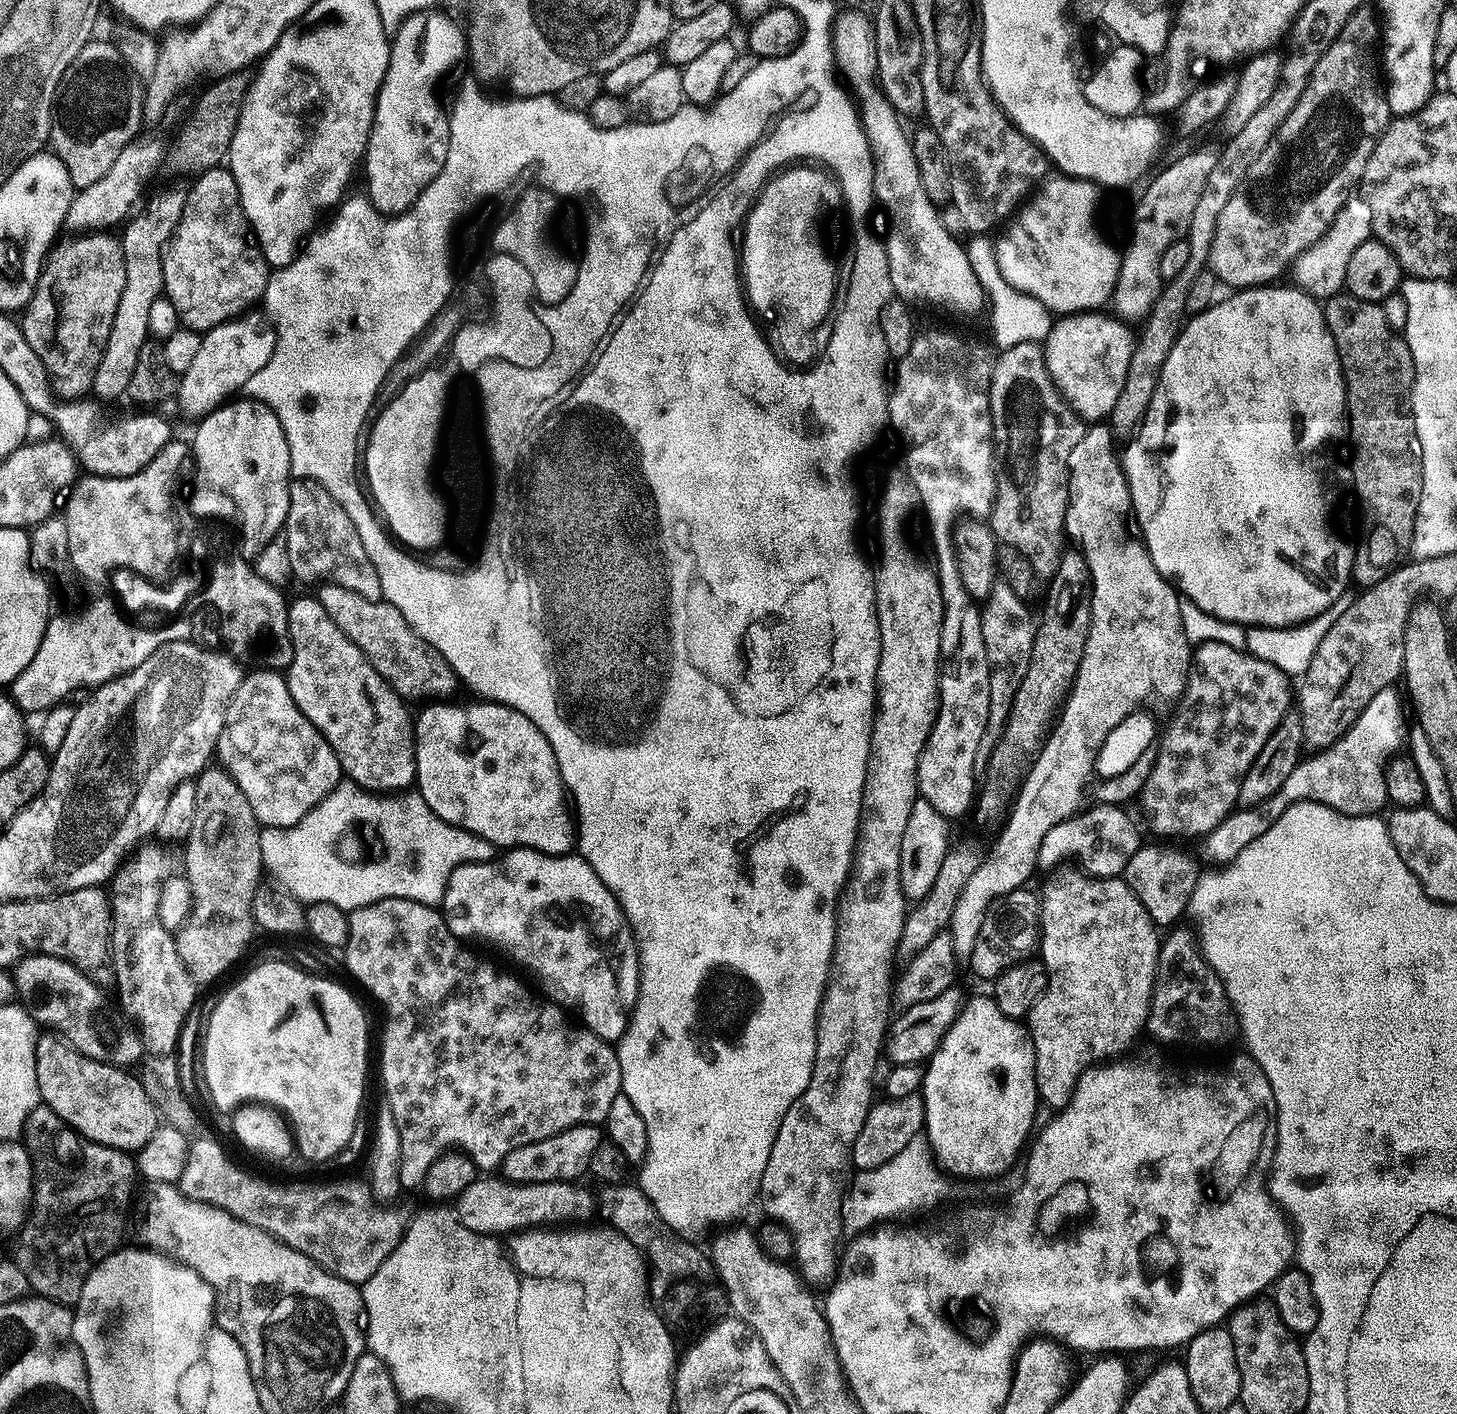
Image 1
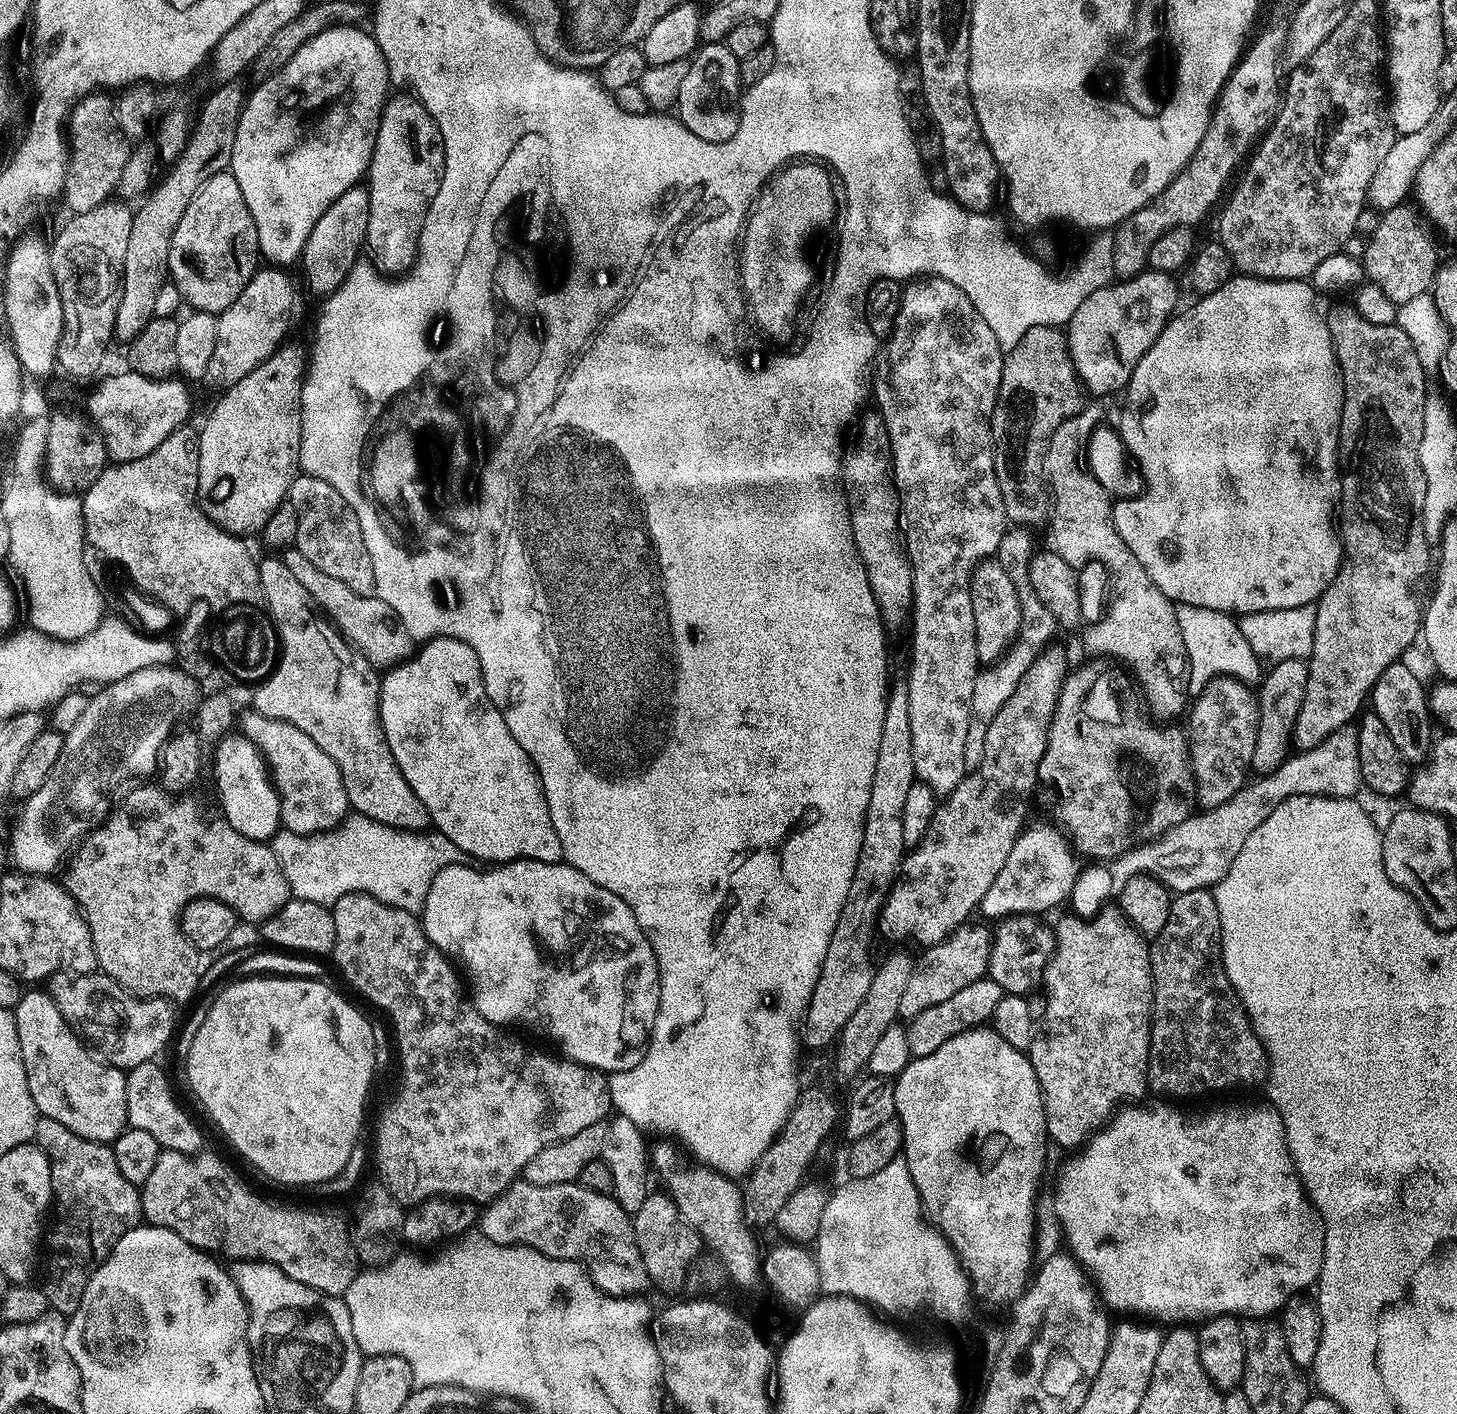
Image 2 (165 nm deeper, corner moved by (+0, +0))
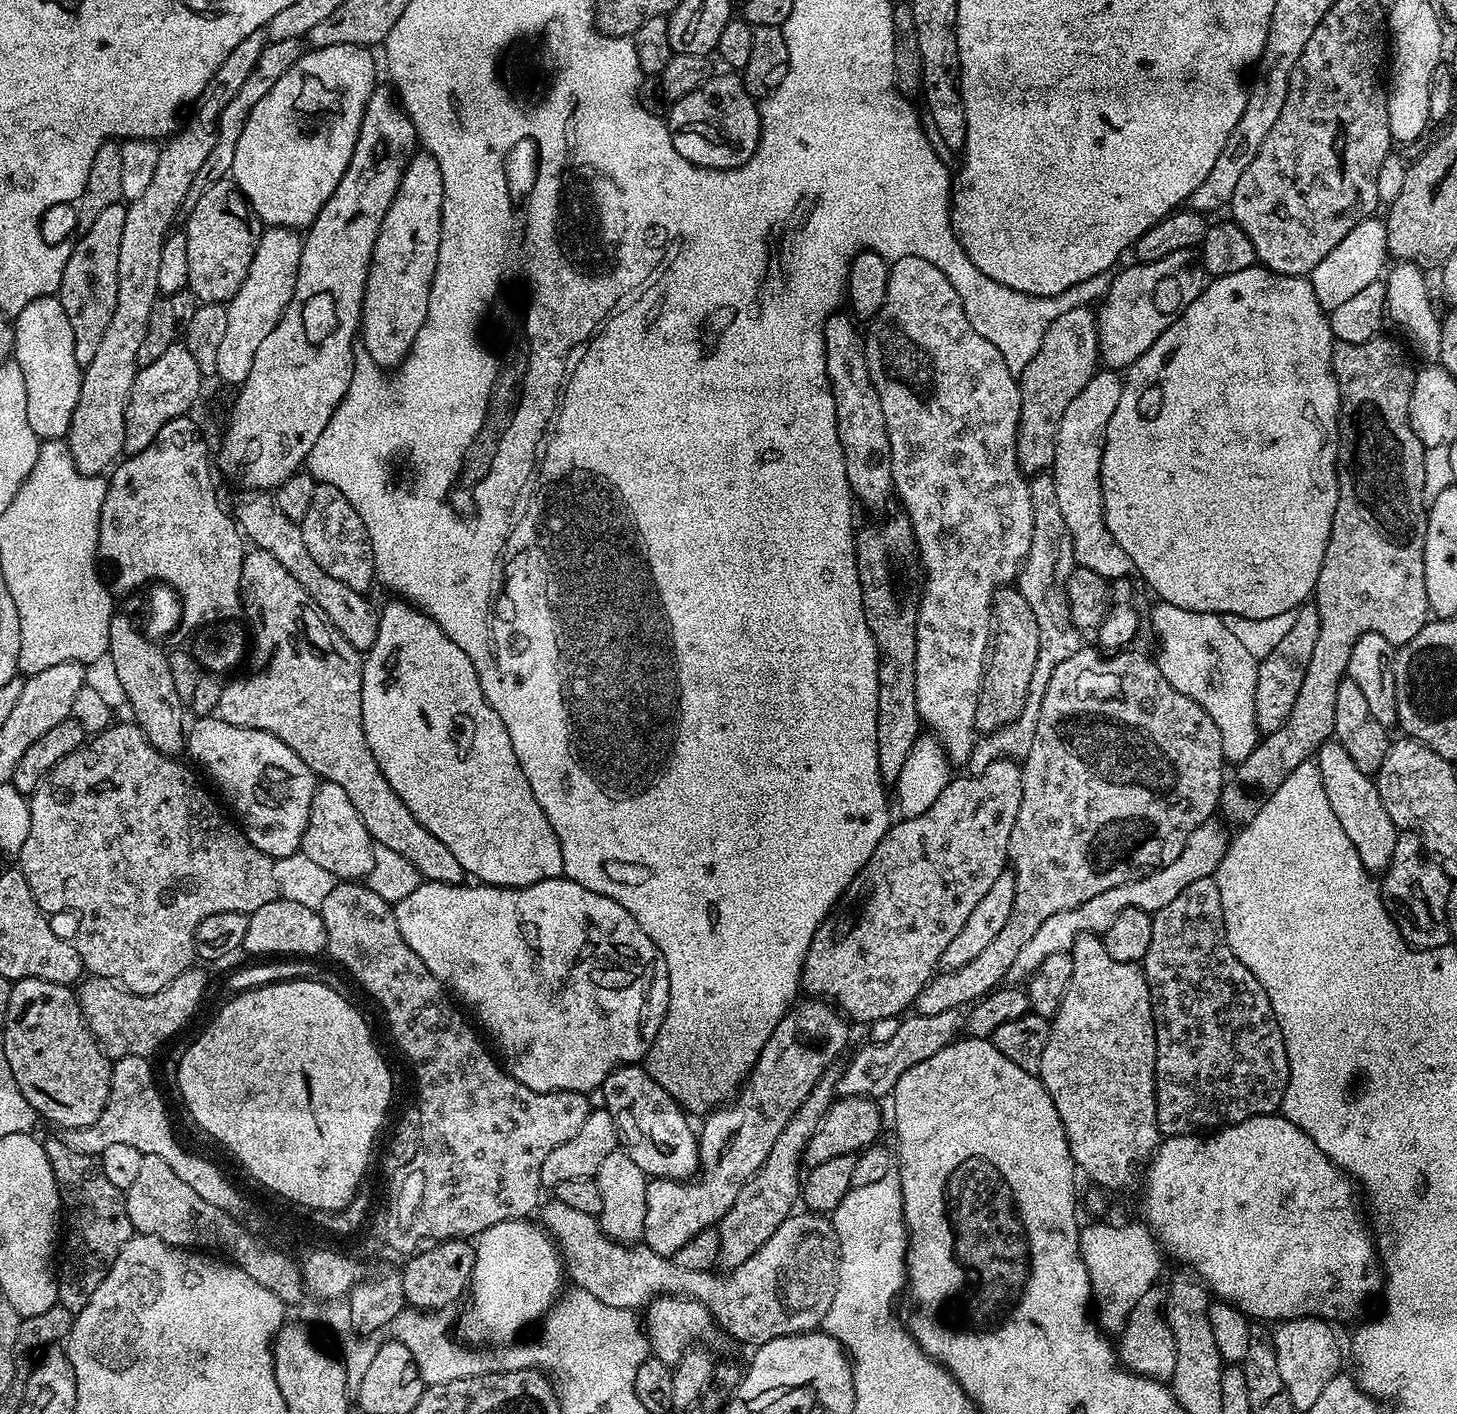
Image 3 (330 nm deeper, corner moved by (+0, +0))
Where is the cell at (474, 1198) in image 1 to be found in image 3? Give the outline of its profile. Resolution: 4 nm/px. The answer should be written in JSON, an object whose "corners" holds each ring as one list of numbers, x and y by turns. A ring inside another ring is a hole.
{"corners":[[554,1198,549,1199,549,1204,546,1204,539,1209,540,1216,544,1219,542,1228,556,1245,567,1275,569,1272,576,1279,573,1280,575,1287,594,1294,594,1298,606,1302,606,1306,640,1310,651,1304,657,1296,687,1296,689,1300,697,1300,706,1308,713,1321,723,1331,725,1328,734,1339,741,1340,744,1344,752,1344,751,1346,759,1346,774,1338,800,1336,803,1332,817,1331,830,1310,830,1302,834,1302,834,1290,838,1286,840,1247,832,1221,827,1215,804,1210,801,1211,801,1216,787,1216,782,1226,778,1226,778,1230,770,1234,766,1246,762,1246,753,1256,746,1258,742,1266,724,1274,728,1276,719,1276,719,1271,716,1270,682,1270,682,1266,678,1266,669,1257,659,1256,643,1242,629,1246,611,1240,600,1228,595,1216,573,1210]]}

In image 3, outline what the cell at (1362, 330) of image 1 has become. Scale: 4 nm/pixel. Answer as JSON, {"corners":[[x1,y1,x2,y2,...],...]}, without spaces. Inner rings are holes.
{"corners":[[1379,334,1368,341,1358,342,1357,344,1354,342,1339,341,1332,345,1332,372,1336,376,1338,390,1340,391,1340,419,1338,421,1340,448,1338,444,1338,451,1334,456,1336,481,1340,489,1338,490,1338,506,1334,510,1334,518,1332,519,1332,540,1326,546,1324,565,1318,574,1318,582,1316,583,1314,593,1314,603,1318,610,1318,626,1320,627,1318,630,1318,642,1314,642,1314,654,1310,654,1310,666,1306,666,1306,678,1302,678,1302,690,1298,690,1298,698,1294,701,1294,707,1290,710,1290,718,1286,718,1286,722,1278,730,1267,733,1257,743,1256,749,1246,759,1239,761,1235,765,1236,780,1229,779,1225,783,1220,795,1218,812,1229,825,1236,824,1235,826,1243,826,1251,822,1254,814,1258,814,1260,807,1272,797,1274,790,1278,790,1278,786,1282,786,1282,782,1286,782,1286,778,1290,778,1290,774,1294,770,1298,770,1298,766,1309,763,1315,757,1316,753,1319,752,1322,745,1329,743,1333,739,1336,730,1336,695,1338,694,1338,686,1341,680,1345,679,1348,671,1348,663,1350,662,1350,654,1354,650,1354,644,1358,642,1358,638,1362,638,1362,634,1373,632,1374,634,1382,634,1382,638,1386,638,1393,646,1402,646,1406,642,1410,642,1410,638,1414,638,1414,634,1418,634,1418,630,1422,630,1424,625,1429,623,1430,620,1426,581,1423,574,1423,550,1424,543,1426,542,1428,518,1424,498,1424,487,1426,486,1426,470,1424,469,1425,446,1414,434,1414,430,1410,426,1410,418,1408,417,1410,414,1410,394,1416,381,1416,372,1414,371,1414,367,1412,368,1411,362,1408,361,1407,354,1394,341,1387,340,1384,336,1384,334]]}

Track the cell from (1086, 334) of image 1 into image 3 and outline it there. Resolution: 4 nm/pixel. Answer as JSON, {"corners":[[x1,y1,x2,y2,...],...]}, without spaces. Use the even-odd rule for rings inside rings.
{"corners":[[1187,248,1186,250,1174,250,1174,254,1166,254,1166,258,1158,258,1158,262,1142,264,1132,262,1129,268,1124,268,1113,275,1112,285,1104,293,1098,304,1096,312,1096,329,1100,335,1100,346,1098,349,1099,359,1103,367,1108,370,1127,370,1132,363,1167,330,1171,324,1178,319,1184,311,1198,298,1206,283,1204,265,1200,263,1199,251]]}

